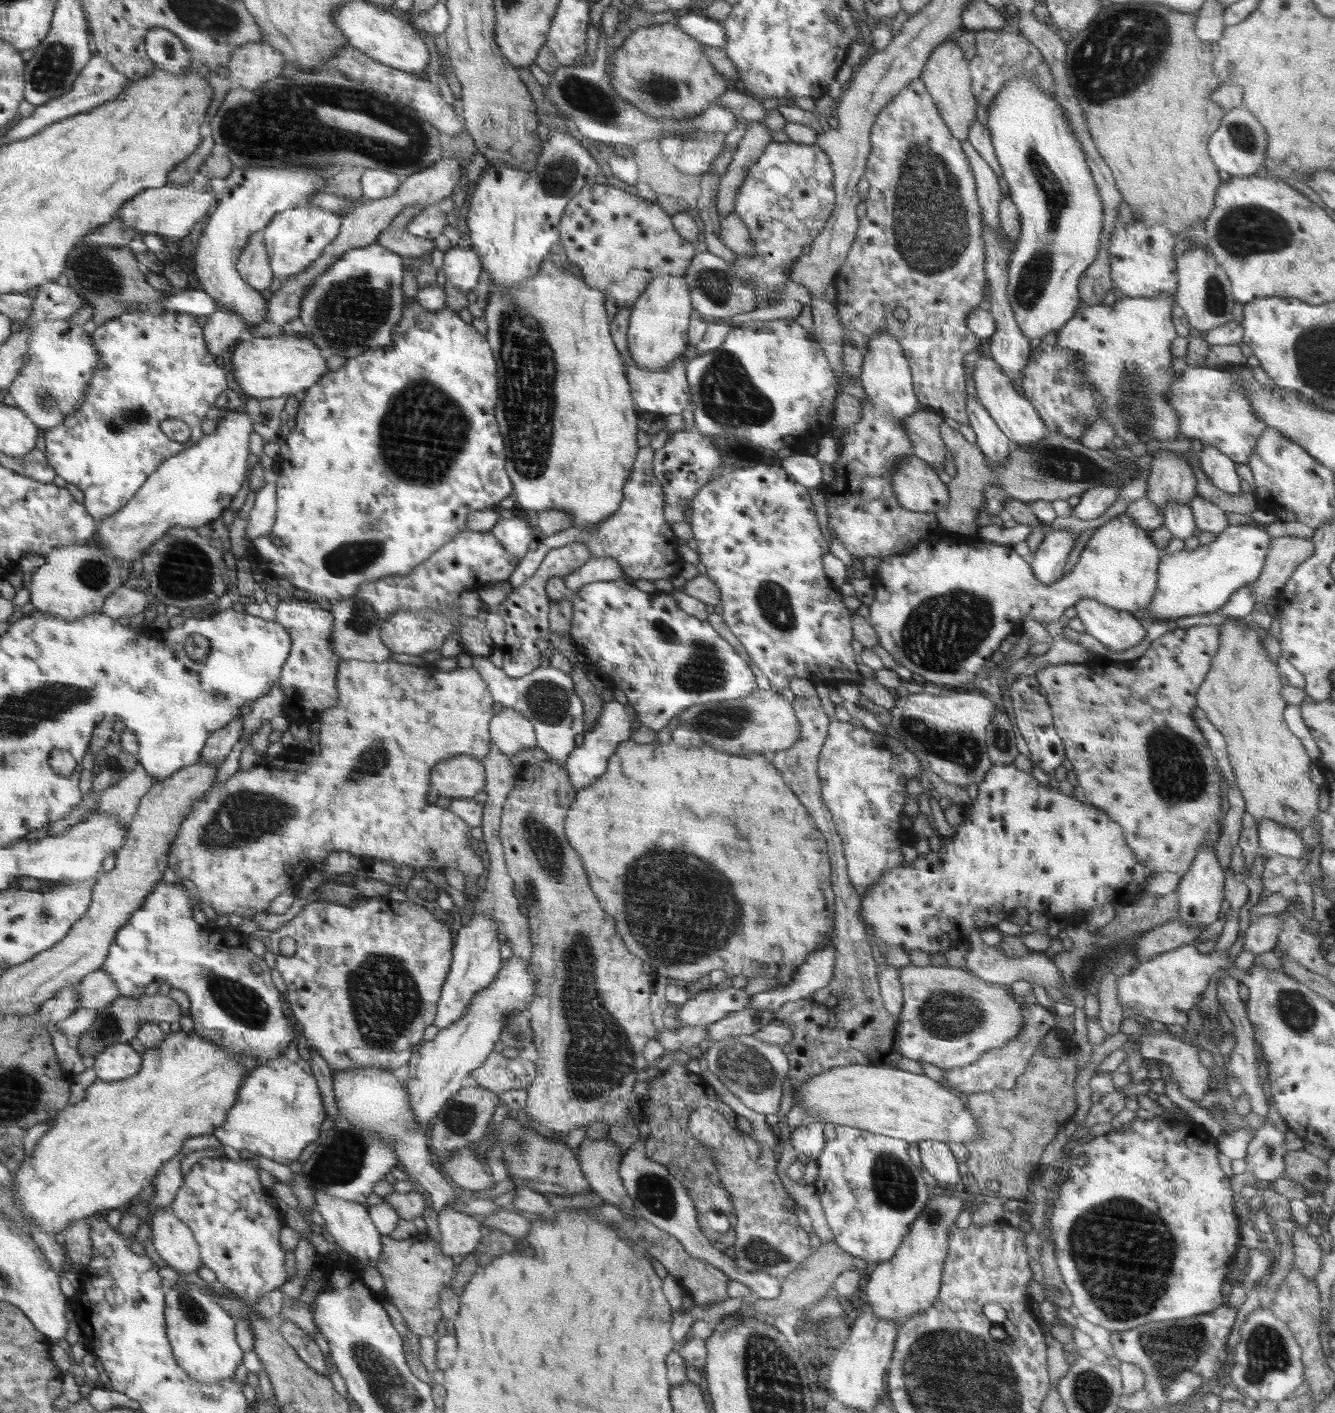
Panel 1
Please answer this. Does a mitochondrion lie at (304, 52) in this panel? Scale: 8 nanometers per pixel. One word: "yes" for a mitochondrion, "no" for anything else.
no

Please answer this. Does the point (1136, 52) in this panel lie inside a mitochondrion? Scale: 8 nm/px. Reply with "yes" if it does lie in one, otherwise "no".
yes

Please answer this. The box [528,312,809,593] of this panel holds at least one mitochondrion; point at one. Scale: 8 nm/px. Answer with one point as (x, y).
(728, 397)

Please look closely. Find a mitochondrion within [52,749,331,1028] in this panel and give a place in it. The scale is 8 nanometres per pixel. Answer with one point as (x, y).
(244, 818)

